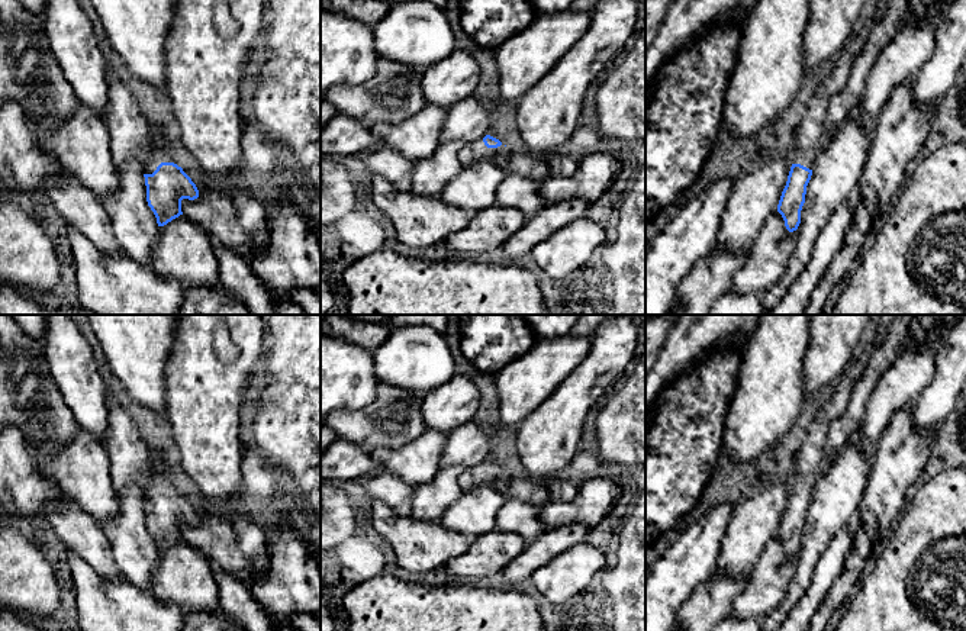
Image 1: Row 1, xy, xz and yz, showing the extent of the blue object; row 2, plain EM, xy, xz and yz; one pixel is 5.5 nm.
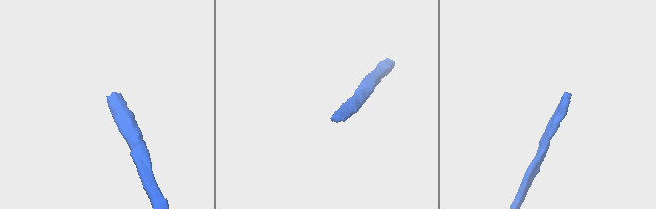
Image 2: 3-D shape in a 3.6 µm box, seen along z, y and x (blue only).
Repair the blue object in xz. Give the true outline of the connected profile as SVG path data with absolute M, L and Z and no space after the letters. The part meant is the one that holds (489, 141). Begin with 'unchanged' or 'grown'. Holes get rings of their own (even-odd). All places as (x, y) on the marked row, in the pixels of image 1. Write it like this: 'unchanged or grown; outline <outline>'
grown; outline M486 135L479 141L464 144L458 152L458 160L463 167L482 158L492 158L495 155L508 155L508 148L496 138Z

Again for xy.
grown; outline M151 131L151 139L154 144L151 158L141 170L145 177L148 206L154 212L158 226L164 226L183 215L181 200L197 199L199 190L183 168L174 162L155 131Z

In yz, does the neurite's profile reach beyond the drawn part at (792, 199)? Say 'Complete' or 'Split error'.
Split error

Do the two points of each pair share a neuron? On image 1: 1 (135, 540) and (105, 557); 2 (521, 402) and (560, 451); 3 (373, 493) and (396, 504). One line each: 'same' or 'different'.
1: different
2: different
3: same

